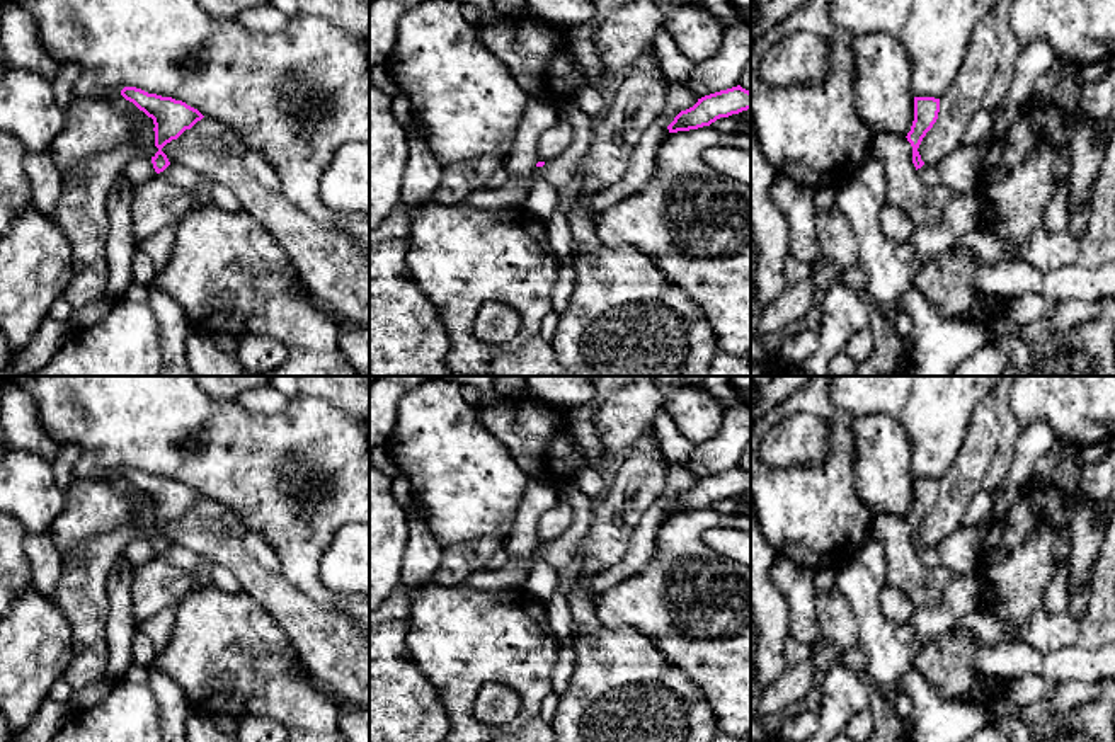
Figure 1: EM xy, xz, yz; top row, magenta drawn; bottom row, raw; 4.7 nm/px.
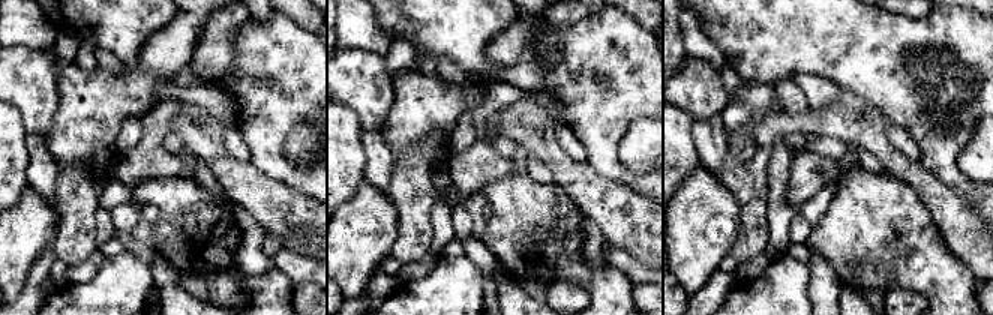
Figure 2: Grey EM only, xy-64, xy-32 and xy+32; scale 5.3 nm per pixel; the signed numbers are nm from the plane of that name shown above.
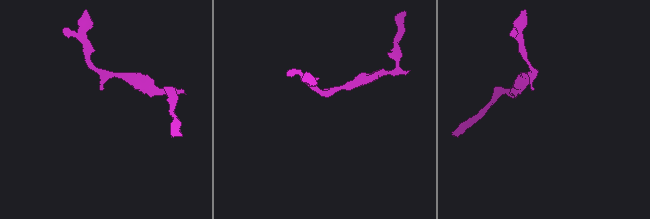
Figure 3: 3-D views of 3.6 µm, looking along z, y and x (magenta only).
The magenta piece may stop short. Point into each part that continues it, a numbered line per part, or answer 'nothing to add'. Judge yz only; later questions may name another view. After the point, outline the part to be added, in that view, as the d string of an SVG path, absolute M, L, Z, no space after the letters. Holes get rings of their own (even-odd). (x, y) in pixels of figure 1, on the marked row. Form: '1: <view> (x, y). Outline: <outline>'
nothing to add

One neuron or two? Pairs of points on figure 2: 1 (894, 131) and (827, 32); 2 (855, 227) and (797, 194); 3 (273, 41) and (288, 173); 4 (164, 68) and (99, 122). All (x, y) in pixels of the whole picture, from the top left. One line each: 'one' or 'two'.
1: two
2: two
3: one
4: one

